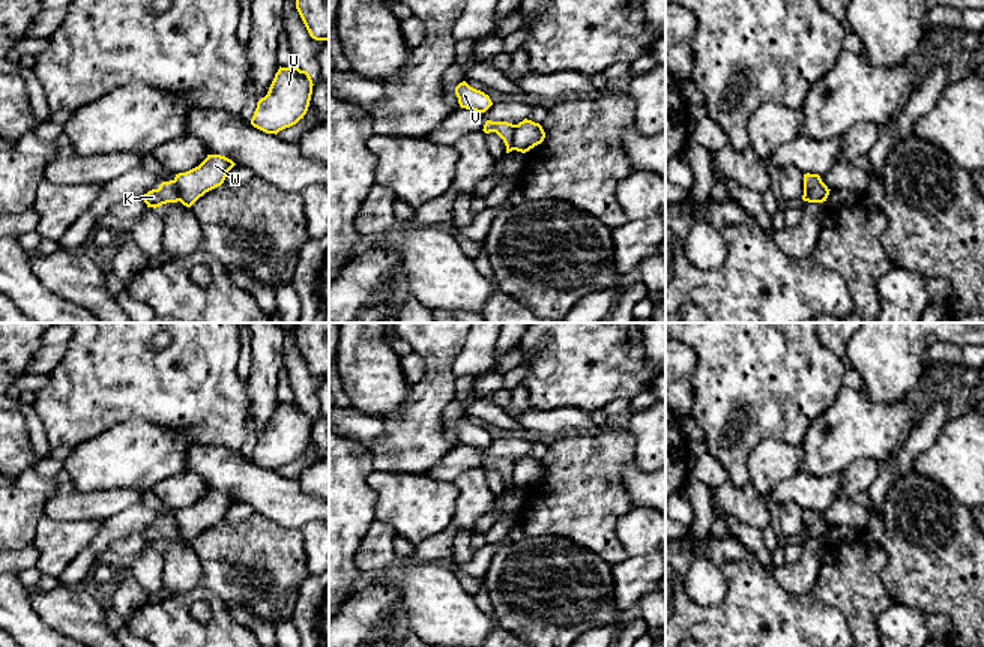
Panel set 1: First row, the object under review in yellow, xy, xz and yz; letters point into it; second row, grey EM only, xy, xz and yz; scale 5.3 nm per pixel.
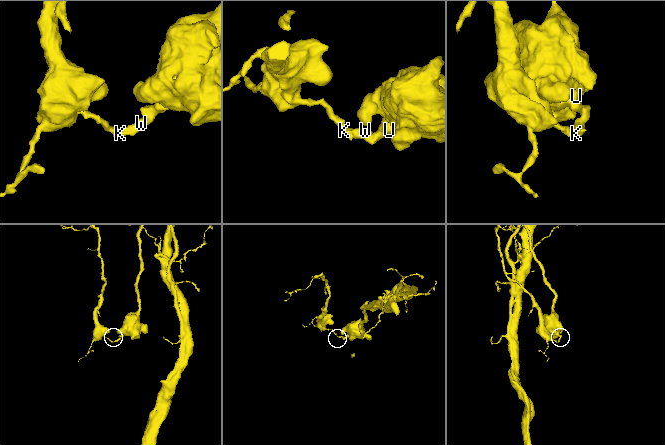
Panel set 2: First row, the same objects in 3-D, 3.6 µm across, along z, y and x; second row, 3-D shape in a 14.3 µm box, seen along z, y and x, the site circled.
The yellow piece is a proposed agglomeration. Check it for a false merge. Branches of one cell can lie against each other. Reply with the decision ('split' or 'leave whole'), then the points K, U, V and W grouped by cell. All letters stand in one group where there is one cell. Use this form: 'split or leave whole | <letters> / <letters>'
split | K V / U W

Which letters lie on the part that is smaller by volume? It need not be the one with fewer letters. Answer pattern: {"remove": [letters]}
{"remove": ["K", "V"]}

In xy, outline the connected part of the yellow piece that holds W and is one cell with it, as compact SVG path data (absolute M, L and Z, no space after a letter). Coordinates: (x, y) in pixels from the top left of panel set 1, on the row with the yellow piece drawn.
M207 155L207 158L195 168L179 173L174 177L179 201L191 207L206 192L221 186L228 171L236 164L221 155Z

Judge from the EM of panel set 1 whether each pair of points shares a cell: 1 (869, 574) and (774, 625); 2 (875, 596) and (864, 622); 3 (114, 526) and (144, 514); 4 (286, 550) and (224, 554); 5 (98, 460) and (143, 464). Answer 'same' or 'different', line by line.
1: different
2: same
3: same
4: same
5: same

